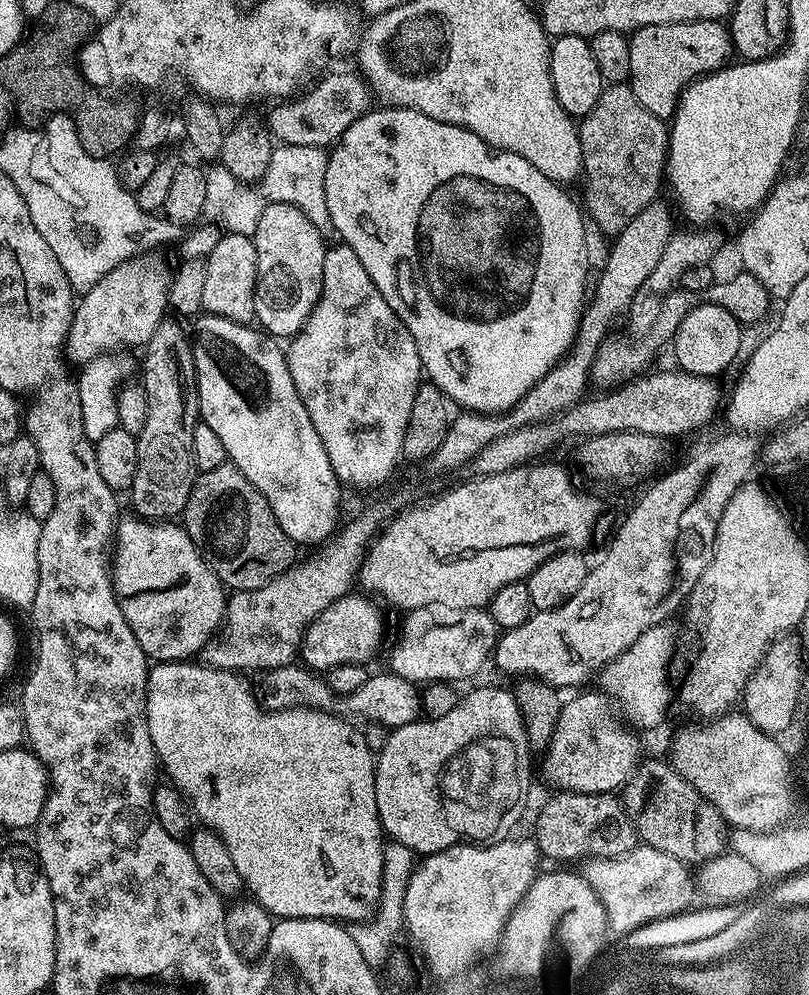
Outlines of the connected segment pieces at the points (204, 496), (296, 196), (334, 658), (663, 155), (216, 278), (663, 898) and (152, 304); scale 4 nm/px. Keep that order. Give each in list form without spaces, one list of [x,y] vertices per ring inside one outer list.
[[[230,462],[195,477],[182,513],[182,526],[228,590],[245,592],[266,586],[298,560],[297,545],[278,526],[270,502]]]
[[[281,143],[273,147],[270,166],[266,166],[266,174],[260,180],[264,183],[264,196],[268,196],[271,204],[298,206],[298,210],[302,210],[302,214],[314,222],[317,230],[331,233],[330,210],[326,210],[327,165],[328,152],[324,148]]]
[[[349,594],[338,598],[318,618],[314,618],[304,632],[304,640],[300,644],[299,659],[309,669],[317,673],[327,673],[329,668],[343,664],[367,665],[368,660],[376,656],[380,643],[384,640],[384,616],[375,604],[375,599],[367,595]]]
[[[627,83],[605,87],[594,110],[579,121],[582,148],[582,208],[587,219],[604,232],[622,231],[660,192],[666,172],[669,129],[632,93]]]
[[[228,232],[221,235],[218,246],[204,260],[206,283],[202,289],[201,309],[209,316],[224,316],[239,324],[251,325],[254,320],[252,295],[256,289],[256,251],[251,236]]]
[[[639,846],[633,852],[615,860],[612,854],[592,858],[582,870],[582,877],[602,902],[608,915],[608,926],[613,933],[627,934],[651,920],[676,916],[693,907],[694,880],[686,869],[685,861],[676,860],[662,850]]]
[[[154,254],[125,258],[93,288],[87,289],[81,300],[79,297],[75,301],[72,325],[64,344],[67,359],[73,365],[83,366],[111,350],[124,350],[124,347],[139,349],[148,343],[169,311],[168,287],[172,285],[172,272],[164,265],[163,258],[150,255]]]

